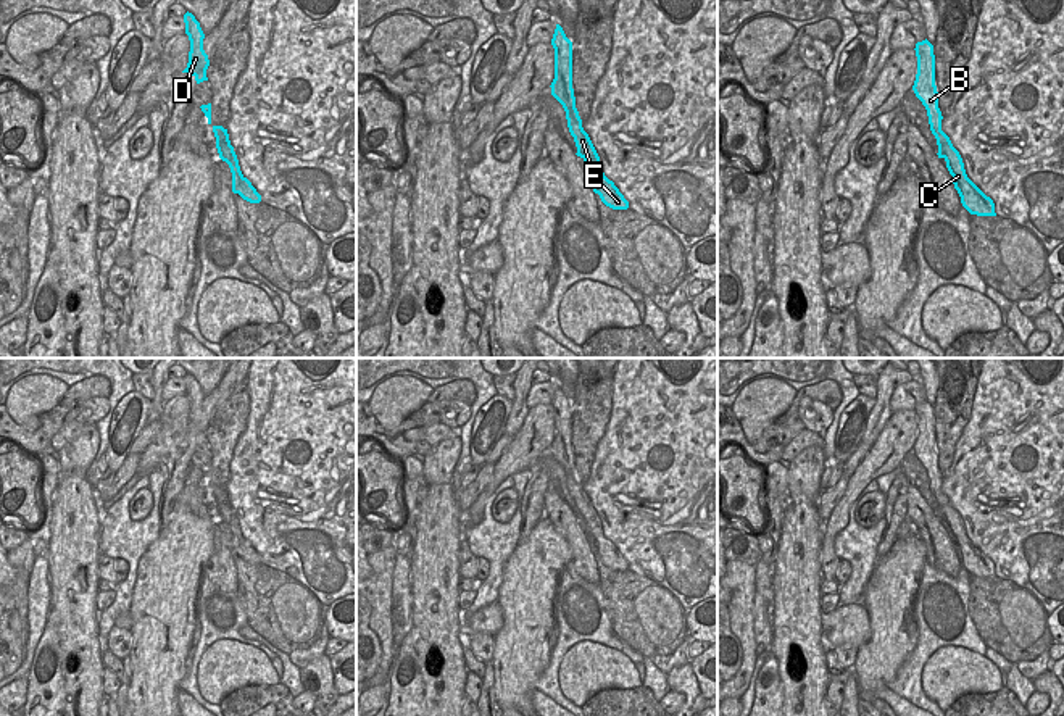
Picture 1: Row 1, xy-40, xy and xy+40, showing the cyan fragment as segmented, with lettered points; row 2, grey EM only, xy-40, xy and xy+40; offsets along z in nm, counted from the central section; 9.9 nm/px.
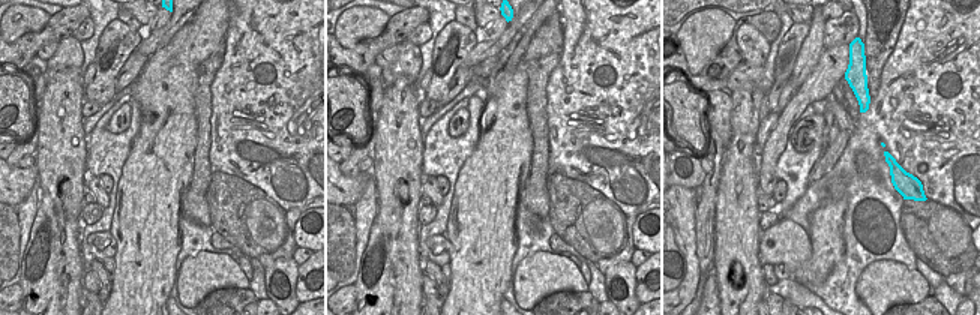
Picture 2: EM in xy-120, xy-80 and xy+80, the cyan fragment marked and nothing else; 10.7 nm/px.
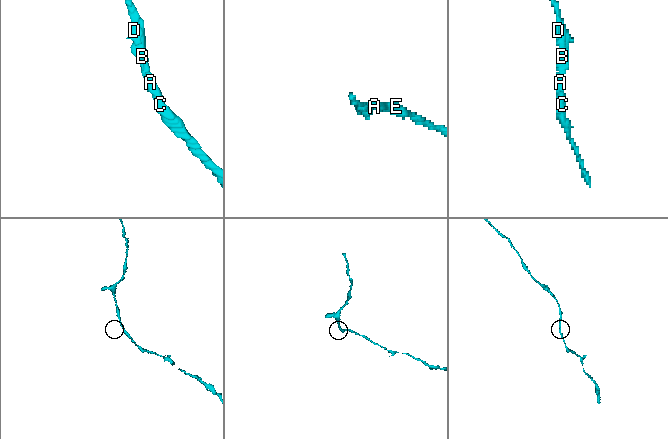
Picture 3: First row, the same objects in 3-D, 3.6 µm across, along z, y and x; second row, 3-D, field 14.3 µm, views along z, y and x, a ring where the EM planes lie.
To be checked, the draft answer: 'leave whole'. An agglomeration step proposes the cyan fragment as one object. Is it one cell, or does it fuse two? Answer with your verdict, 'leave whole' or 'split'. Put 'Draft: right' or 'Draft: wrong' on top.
Draft: right
leave whole

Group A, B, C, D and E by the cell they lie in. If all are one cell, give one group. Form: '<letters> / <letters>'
A B C D E

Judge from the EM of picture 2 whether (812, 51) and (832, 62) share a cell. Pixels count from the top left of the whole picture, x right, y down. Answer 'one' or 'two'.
two

